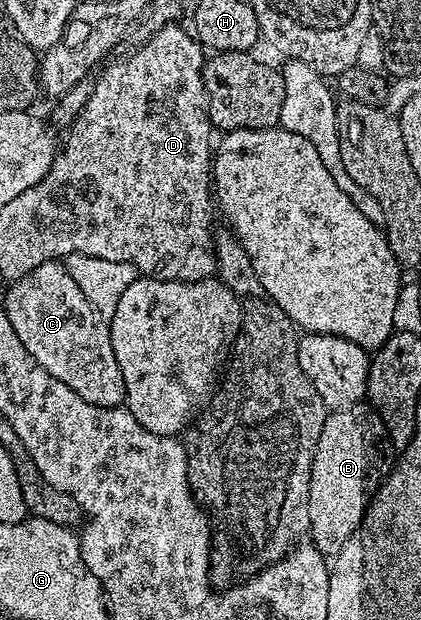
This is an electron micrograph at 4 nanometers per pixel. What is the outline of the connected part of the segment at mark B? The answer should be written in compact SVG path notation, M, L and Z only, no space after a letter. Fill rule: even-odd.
M352 404L344 406L341 410L331 410L328 413L325 424L321 428L321 436L317 436L317 448L313 452L313 464L311 465L311 475L309 476L309 542L310 545L316 546L325 556L334 556L341 552L341 548L345 548L345 544L349 540L349 536L353 536L353 532L361 524L361 520L367 511L367 505L370 504L372 498L375 497L375 491L379 489L384 478L391 473L393 469L393 447L391 441L387 439L387 429L381 420L381 416L377 416L377 412L369 404Z

